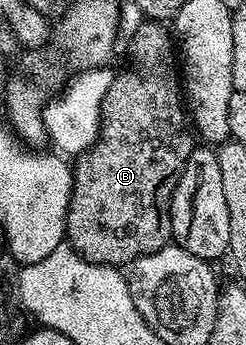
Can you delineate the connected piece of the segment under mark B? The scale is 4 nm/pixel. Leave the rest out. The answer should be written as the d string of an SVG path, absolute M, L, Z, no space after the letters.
M144 20L143 24L137 27L137 31L130 34L129 41L131 41L131 57L139 66L136 69L129 70L128 73L121 73L121 71L115 73L109 91L103 97L103 120L99 122L99 137L95 140L95 144L76 160L80 161L74 162L75 186L71 192L65 234L66 240L89 263L101 263L102 265L114 265L116 267L129 267L138 257L144 257L147 253L152 253L158 249L164 249L172 240L171 200L175 194L175 185L183 174L183 168L193 148L193 142L191 142L193 129L189 124L188 114L185 112L184 98L181 96L181 77L177 72L177 53L173 48L173 37L168 26L158 21Z

